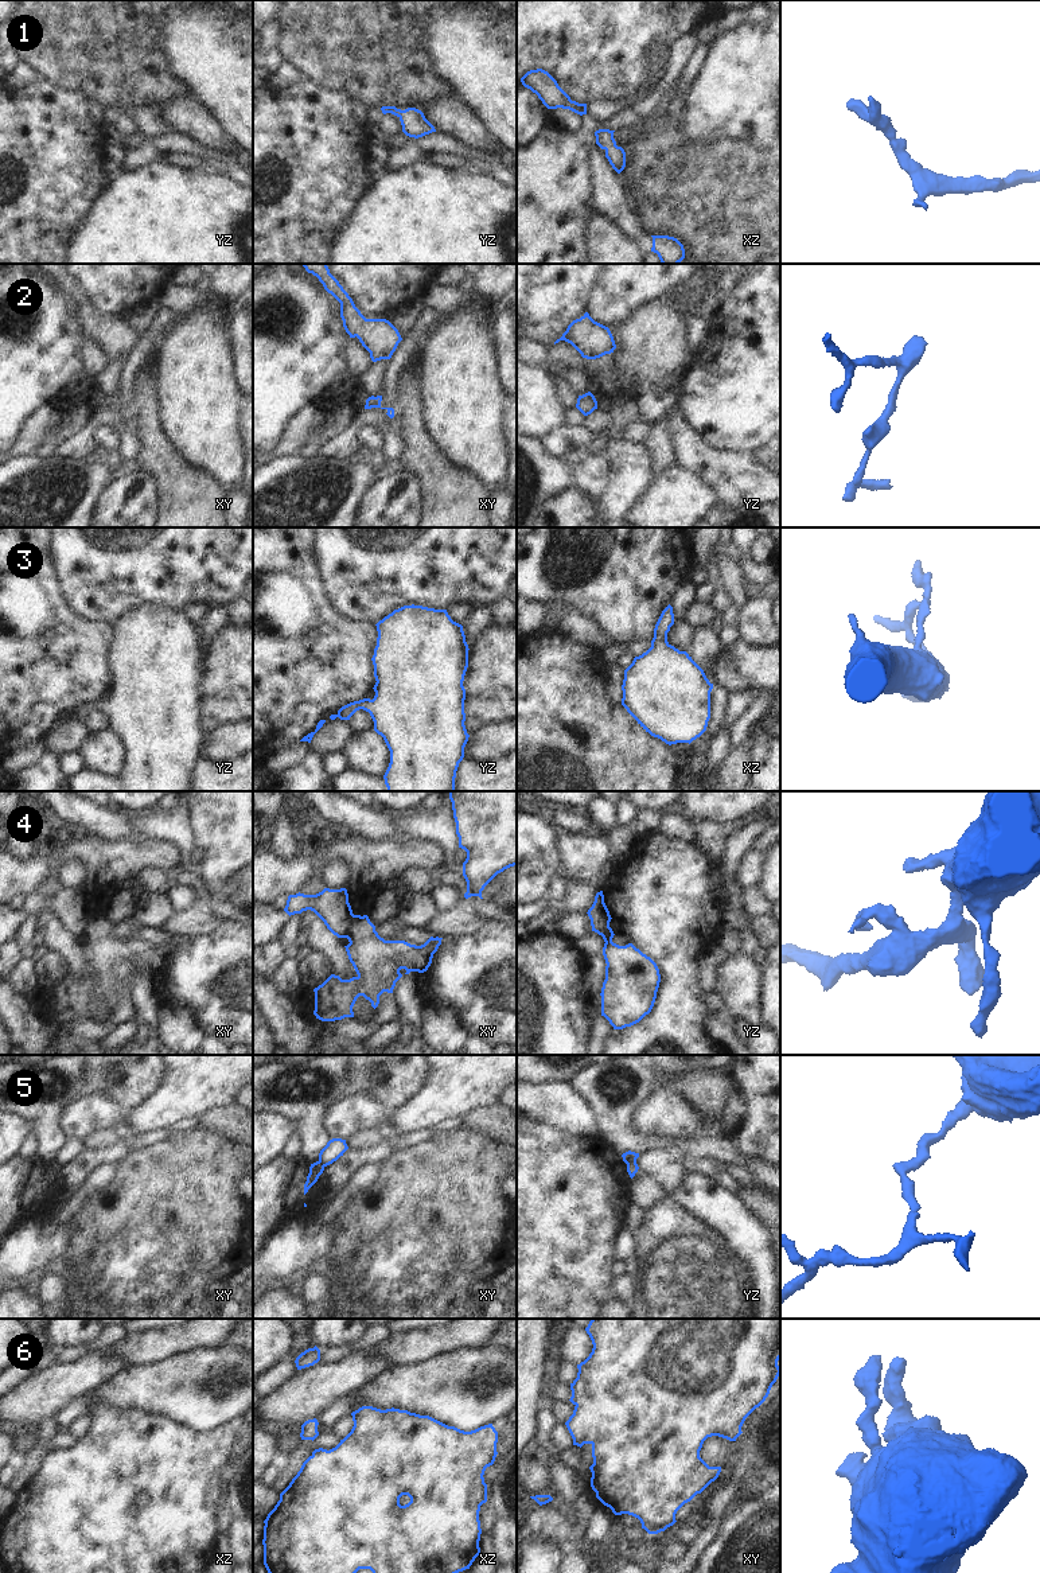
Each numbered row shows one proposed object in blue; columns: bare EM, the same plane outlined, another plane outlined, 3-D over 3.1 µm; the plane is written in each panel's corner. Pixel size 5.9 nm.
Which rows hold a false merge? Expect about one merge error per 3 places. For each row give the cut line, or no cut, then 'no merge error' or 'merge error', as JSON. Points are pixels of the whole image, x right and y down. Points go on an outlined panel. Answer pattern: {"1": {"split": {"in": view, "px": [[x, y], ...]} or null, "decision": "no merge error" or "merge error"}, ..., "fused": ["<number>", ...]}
{"1": {"split": null, "decision": "no merge error"}, "2": {"split": null, "decision": "no merge error"}, "3": {"split": null, "decision": "no merge error"}, "4": {"split": {"in": "xy", "px": [[353, 914], [345, 937]]}, "decision": "merge error"}, "5": {"split": {"in": "yz", "px": [[635, 1160], [627, 1164]]}, "decision": "merge error"}, "6": {"split": null, "decision": "no merge error"}, "fused": ["4", "5"]}

